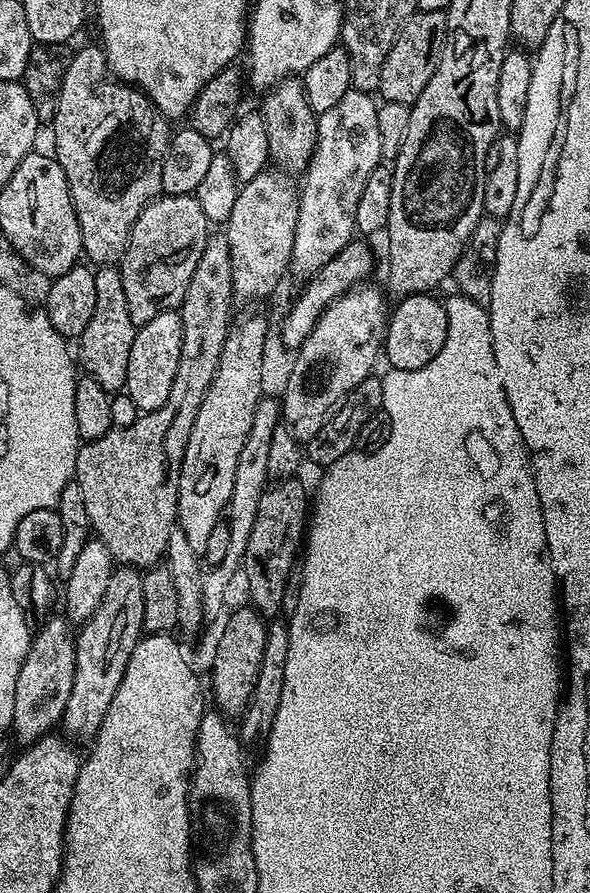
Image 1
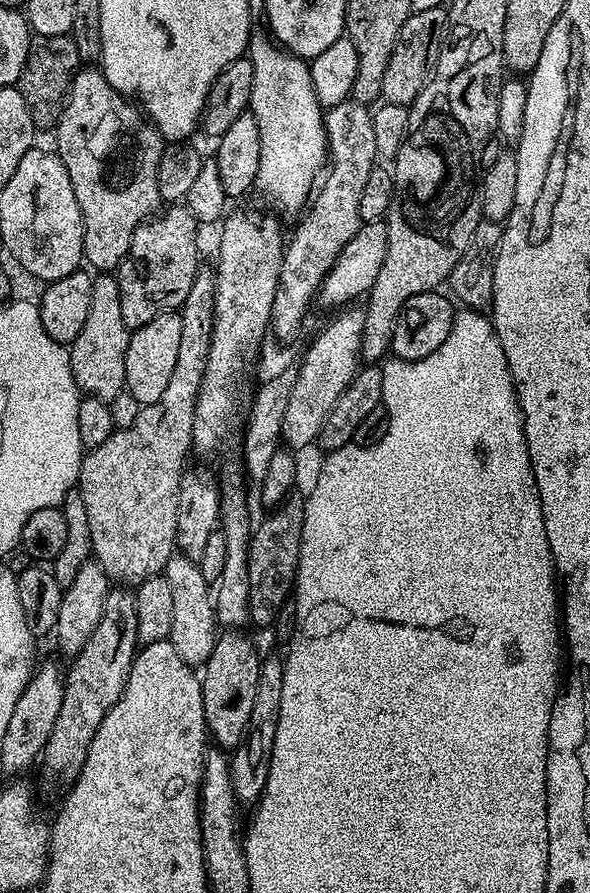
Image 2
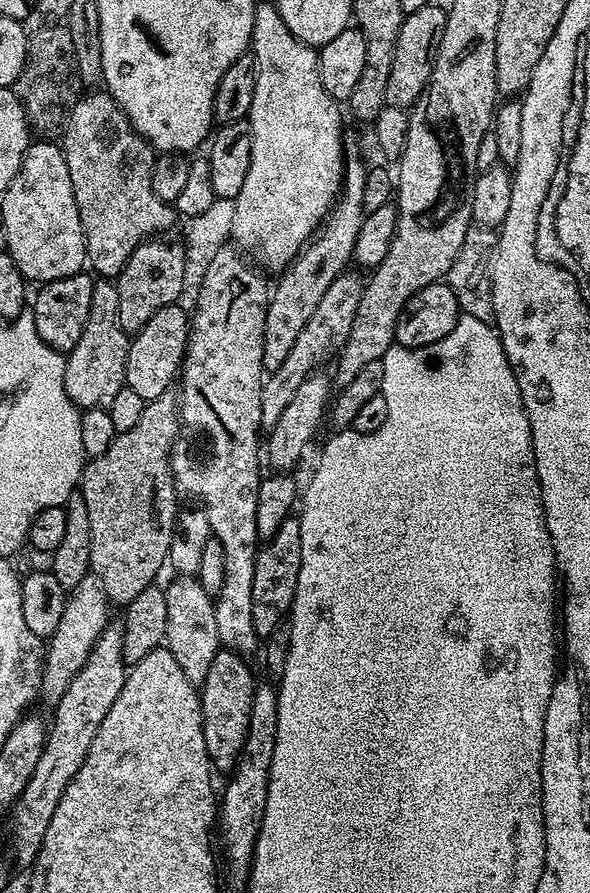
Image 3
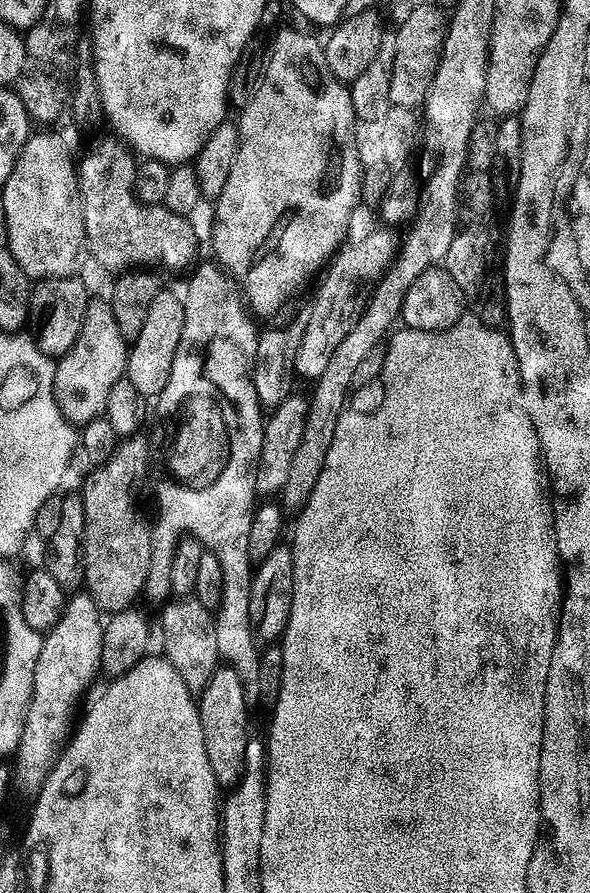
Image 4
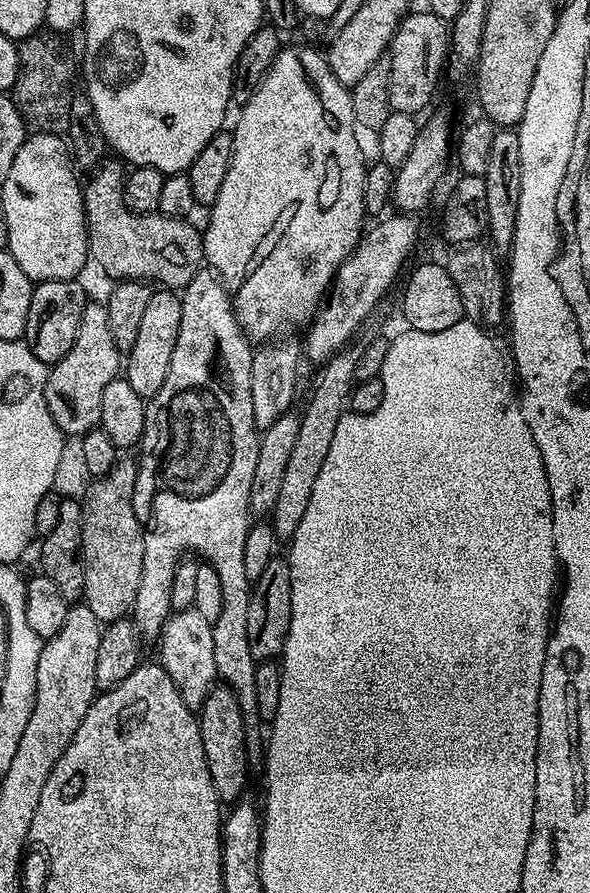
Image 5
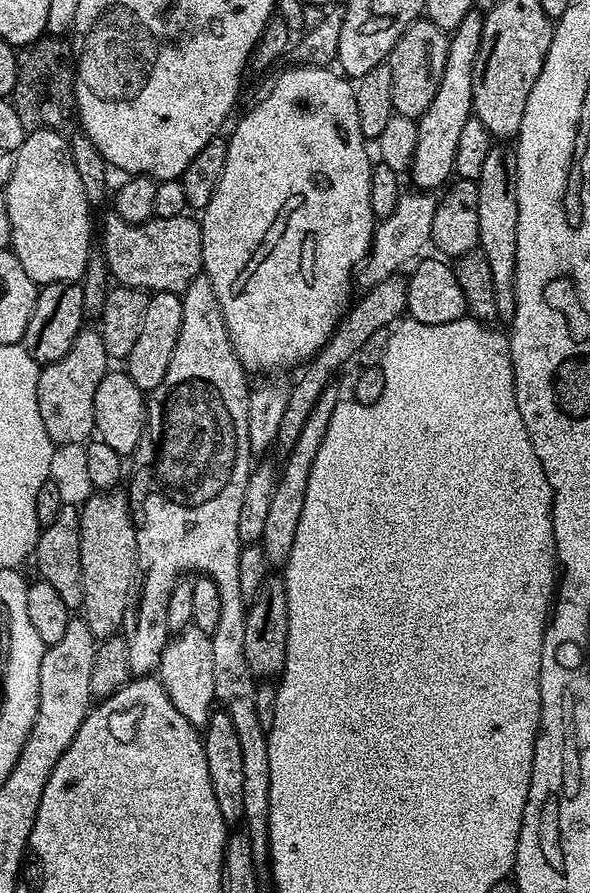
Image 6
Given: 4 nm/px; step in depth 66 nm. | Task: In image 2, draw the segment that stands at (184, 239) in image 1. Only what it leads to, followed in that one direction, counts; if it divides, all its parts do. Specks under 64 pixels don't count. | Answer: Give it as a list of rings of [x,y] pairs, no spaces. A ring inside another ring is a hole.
[[[168,206],[134,230],[130,250],[115,273],[122,302],[122,322],[126,322],[129,330],[146,326],[146,322],[164,312],[183,308],[186,294],[190,294],[190,286],[194,286],[194,278],[201,267],[196,228],[198,221],[187,206]]]

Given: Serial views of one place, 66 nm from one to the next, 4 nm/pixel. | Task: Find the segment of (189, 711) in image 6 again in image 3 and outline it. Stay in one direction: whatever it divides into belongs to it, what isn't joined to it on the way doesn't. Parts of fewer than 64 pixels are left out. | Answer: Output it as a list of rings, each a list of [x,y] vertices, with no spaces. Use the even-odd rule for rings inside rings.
[[[177,575],[164,589],[166,594],[166,634],[164,644],[170,654],[182,666],[182,674],[192,684],[203,684],[206,673],[210,671],[210,662],[214,662],[216,653],[221,651],[218,634],[216,604],[210,594],[206,594],[200,581],[195,577]]]

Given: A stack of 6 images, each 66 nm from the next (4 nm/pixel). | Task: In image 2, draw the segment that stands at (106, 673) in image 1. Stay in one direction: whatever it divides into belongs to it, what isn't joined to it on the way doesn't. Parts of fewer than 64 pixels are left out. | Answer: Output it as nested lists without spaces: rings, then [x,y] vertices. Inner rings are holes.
[[[124,586],[113,587],[106,598],[102,618],[98,618],[98,626],[94,626],[94,634],[90,634],[90,642],[86,642],[86,646],[82,646],[82,650],[71,661],[72,669],[67,669],[62,710],[58,710],[54,730],[50,730],[50,738],[42,753],[46,779],[54,779],[56,772],[60,772],[61,782],[68,786],[82,770],[90,742],[94,742],[94,734],[98,734],[98,726],[102,726],[102,718],[106,718],[114,702],[118,702],[126,686],[132,659],[138,651],[137,630],[135,591]]]

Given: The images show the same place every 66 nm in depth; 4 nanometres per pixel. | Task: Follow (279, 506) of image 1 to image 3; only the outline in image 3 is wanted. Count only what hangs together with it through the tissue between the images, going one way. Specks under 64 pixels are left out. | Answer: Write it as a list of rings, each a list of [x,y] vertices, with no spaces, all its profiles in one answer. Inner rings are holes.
[[[289,518],[278,526],[276,533],[269,540],[263,541],[262,547],[257,551],[254,562],[254,630],[257,637],[267,637],[280,620],[289,615],[294,594],[298,586],[298,570],[302,566],[302,530],[300,521]]]

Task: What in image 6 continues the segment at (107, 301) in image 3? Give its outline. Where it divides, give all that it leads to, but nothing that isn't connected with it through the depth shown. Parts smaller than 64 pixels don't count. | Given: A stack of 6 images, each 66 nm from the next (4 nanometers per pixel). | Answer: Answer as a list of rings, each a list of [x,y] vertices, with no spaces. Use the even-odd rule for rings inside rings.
[[[88,326],[76,335],[74,346],[58,362],[43,365],[38,378],[38,410],[53,444],[84,444],[95,433],[94,390],[109,371],[110,357],[99,331]]]

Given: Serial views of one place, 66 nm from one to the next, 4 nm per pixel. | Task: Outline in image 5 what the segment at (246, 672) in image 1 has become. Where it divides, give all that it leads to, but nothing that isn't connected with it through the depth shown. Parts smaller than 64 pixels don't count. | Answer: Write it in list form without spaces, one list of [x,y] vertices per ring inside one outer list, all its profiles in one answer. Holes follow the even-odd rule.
[[[213,686],[208,692],[204,705],[198,709],[200,733],[202,734],[202,750],[206,754],[206,770],[210,770],[210,778],[214,782],[214,790],[218,794],[221,805],[231,806],[245,795],[244,787],[248,784],[248,738],[250,733],[244,729],[242,706],[238,706],[238,698],[227,686]]]

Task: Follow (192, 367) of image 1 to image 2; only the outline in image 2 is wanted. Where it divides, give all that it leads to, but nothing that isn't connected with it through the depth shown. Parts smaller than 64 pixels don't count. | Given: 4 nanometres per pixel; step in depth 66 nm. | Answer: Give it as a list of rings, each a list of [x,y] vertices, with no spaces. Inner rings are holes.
[[[197,271],[194,286],[190,286],[190,294],[186,294],[186,302],[183,308],[179,309],[182,318],[182,343],[178,346],[178,359],[174,362],[170,386],[166,386],[158,402],[141,407],[138,418],[134,418],[134,426],[116,428],[110,434],[110,438],[102,442],[102,446],[87,449],[80,461],[78,487],[82,494],[82,502],[86,502],[86,518],[90,518],[92,556],[95,563],[102,566],[109,581],[120,586],[135,586],[143,580],[149,580],[151,576],[161,575],[166,562],[177,551],[176,523],[180,505],[180,477],[185,467],[184,459],[192,448],[196,395],[204,381],[206,358],[210,354],[212,341],[216,278],[211,271],[204,271]]]

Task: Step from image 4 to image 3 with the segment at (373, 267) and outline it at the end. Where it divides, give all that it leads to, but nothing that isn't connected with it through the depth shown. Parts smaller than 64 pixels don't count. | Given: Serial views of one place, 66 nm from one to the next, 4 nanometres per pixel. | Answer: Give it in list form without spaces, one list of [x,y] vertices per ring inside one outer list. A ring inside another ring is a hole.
[[[346,270],[334,282],[330,282],[322,302],[310,314],[310,322],[302,326],[298,339],[290,354],[286,354],[286,362],[278,366],[276,372],[268,372],[262,386],[262,422],[261,429],[270,430],[278,422],[278,418],[286,411],[286,405],[294,398],[294,390],[306,382],[308,376],[317,371],[319,364],[324,364],[333,359],[343,348],[346,338],[350,334],[350,326],[354,326],[354,314],[358,314],[358,302],[362,302],[362,290],[366,280],[359,271]]]

